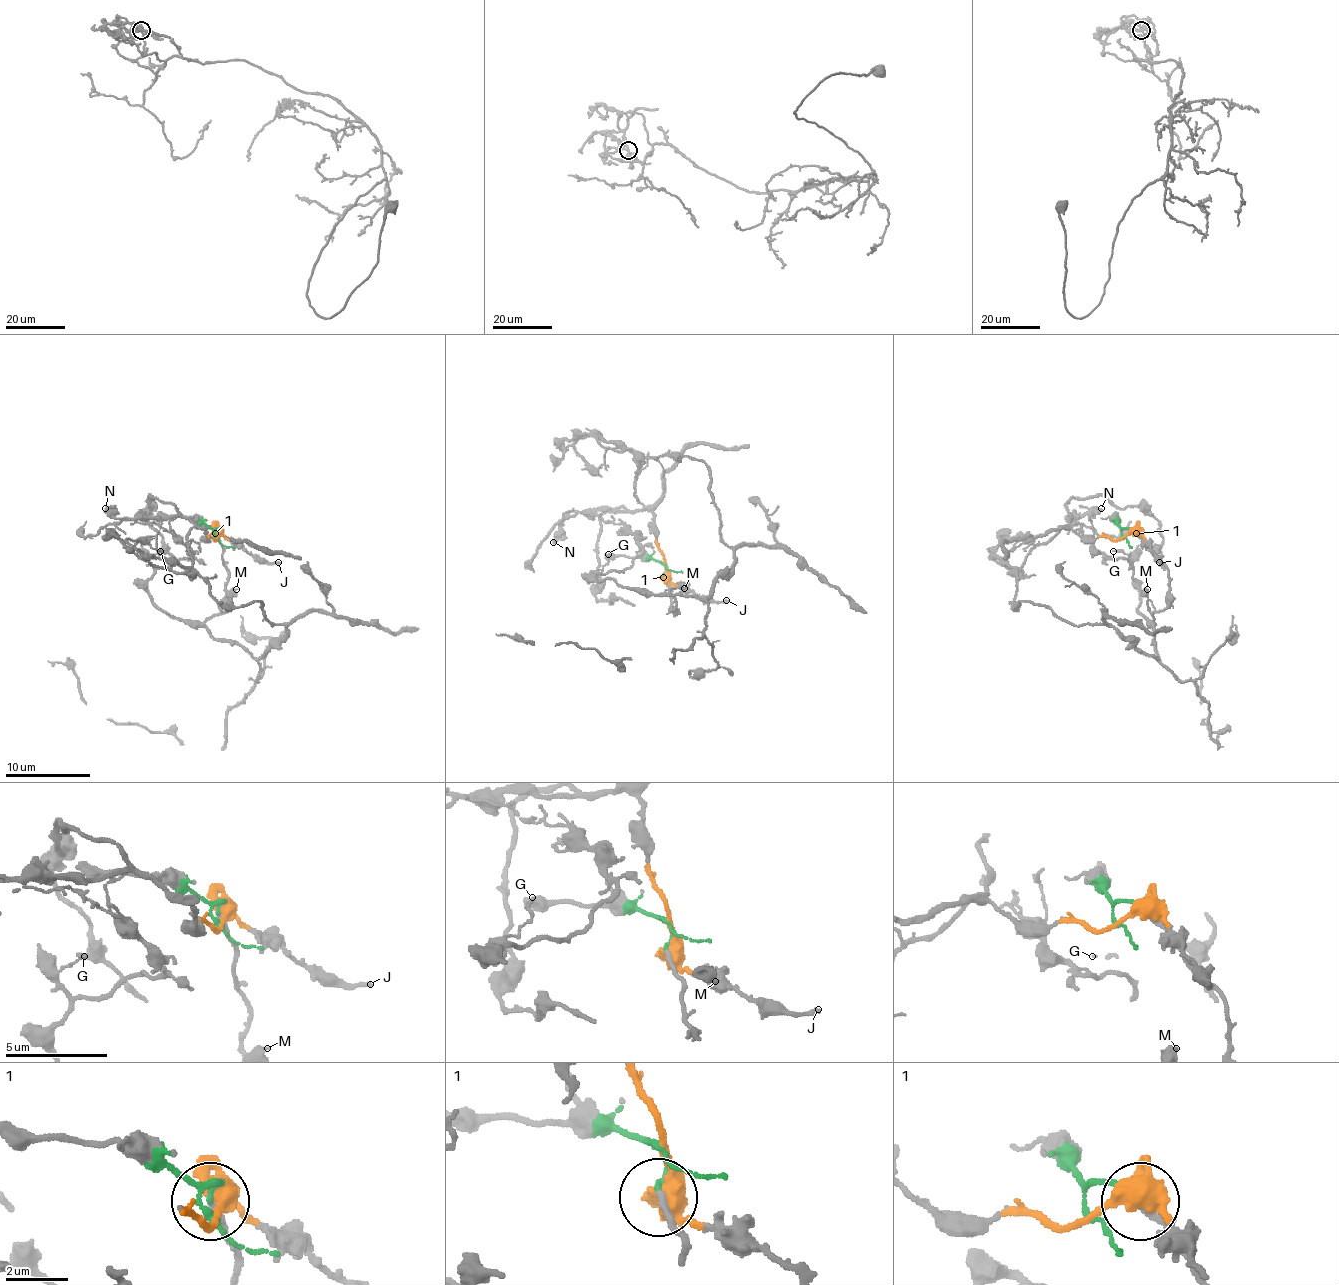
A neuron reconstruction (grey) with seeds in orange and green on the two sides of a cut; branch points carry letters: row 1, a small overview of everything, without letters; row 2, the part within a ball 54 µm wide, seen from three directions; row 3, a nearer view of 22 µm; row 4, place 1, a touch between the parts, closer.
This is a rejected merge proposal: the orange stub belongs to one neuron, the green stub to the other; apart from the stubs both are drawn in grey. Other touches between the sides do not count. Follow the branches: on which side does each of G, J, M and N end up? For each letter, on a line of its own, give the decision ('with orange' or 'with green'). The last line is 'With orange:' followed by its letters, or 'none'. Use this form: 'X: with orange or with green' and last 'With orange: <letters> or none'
G: with green
J: with orange
M: with green
N: with orange
With orange: J, N

